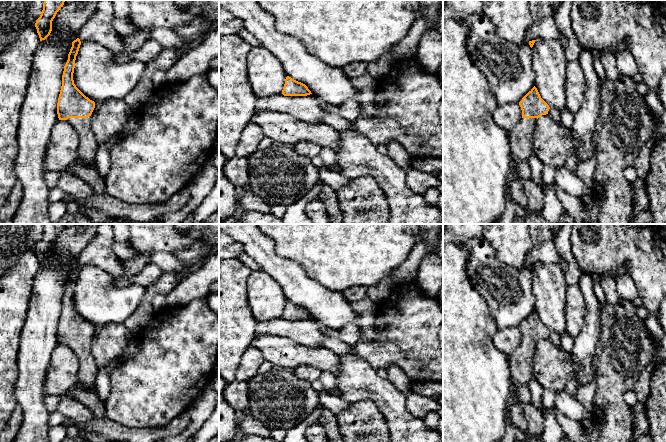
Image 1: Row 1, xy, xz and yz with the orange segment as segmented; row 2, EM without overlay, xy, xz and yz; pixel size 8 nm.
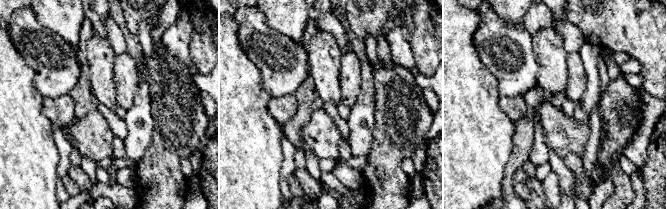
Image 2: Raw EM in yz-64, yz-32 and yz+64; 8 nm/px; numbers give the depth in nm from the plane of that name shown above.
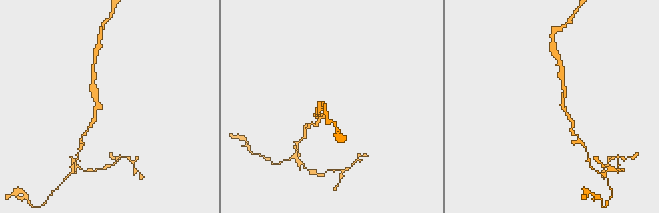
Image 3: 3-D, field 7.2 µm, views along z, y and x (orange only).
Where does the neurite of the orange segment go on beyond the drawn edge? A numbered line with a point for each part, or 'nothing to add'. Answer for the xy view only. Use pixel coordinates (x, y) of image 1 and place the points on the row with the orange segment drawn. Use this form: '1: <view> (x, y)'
1: xy (87, 149)

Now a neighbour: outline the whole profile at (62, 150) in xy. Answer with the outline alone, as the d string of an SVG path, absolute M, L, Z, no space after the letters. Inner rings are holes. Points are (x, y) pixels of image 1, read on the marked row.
M58 120L50 136L44 159L46 171L67 170L68 166L79 159L79 135L66 120Z

